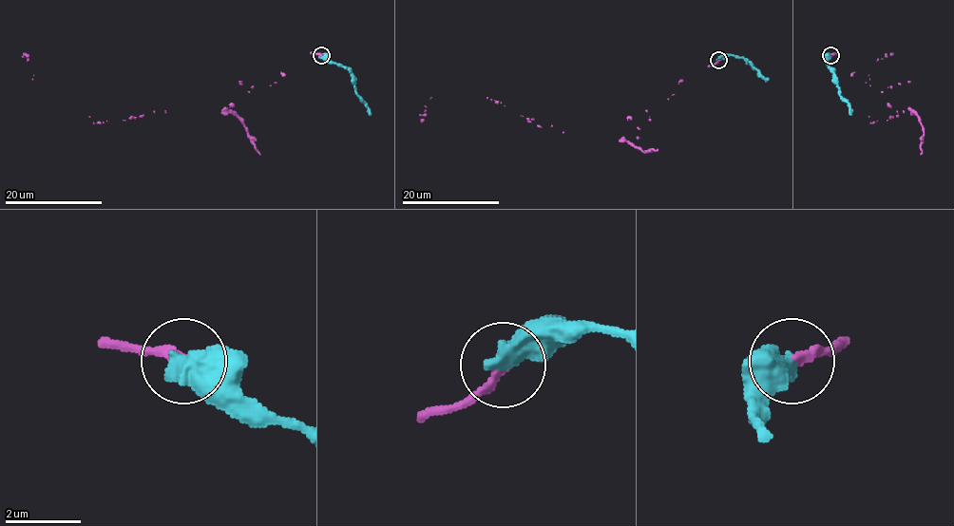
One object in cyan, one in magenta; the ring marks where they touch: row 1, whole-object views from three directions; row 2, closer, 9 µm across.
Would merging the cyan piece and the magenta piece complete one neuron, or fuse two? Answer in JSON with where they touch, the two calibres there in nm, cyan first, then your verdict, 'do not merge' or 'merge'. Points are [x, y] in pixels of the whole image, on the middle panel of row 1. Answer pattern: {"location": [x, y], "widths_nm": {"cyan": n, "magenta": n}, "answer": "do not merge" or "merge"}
{"location": [718, 60], "widths_nm": {"cyan": 650, "magenta": 240}, "answer": "merge"}

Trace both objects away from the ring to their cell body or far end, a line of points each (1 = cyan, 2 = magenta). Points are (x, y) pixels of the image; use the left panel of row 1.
1: (321, 55), (341, 64), (351, 73), (355, 94), (371, 115)
2: (321, 55), (311, 53), (276, 82), (248, 92), (222, 110), (143, 115), (93, 123), (90, 116), (23, 53)

